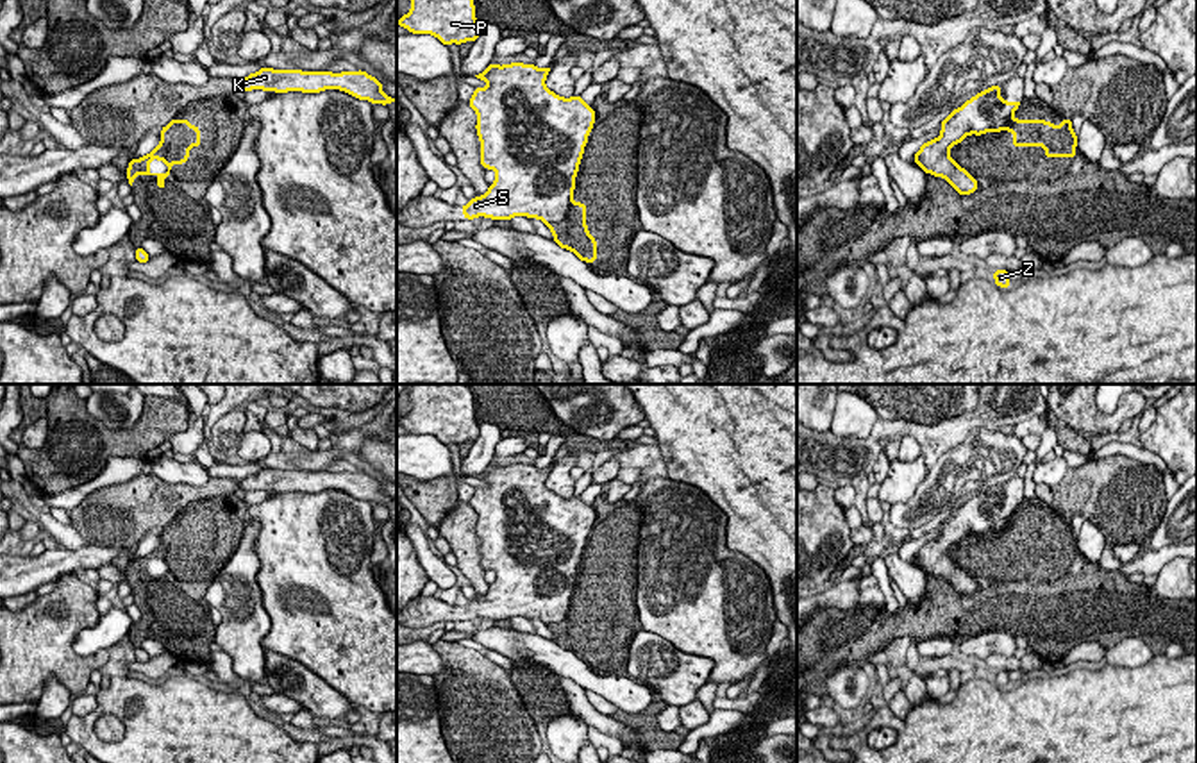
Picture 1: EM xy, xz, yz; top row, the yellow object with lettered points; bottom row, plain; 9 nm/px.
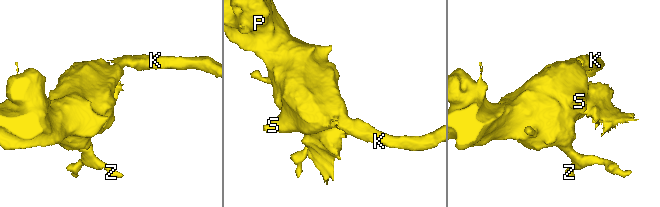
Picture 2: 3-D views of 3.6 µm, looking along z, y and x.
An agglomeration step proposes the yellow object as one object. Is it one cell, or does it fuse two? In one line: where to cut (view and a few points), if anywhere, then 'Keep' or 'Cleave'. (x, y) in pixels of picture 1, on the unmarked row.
No split. Keep

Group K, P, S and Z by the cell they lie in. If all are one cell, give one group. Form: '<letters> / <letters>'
K P S Z

